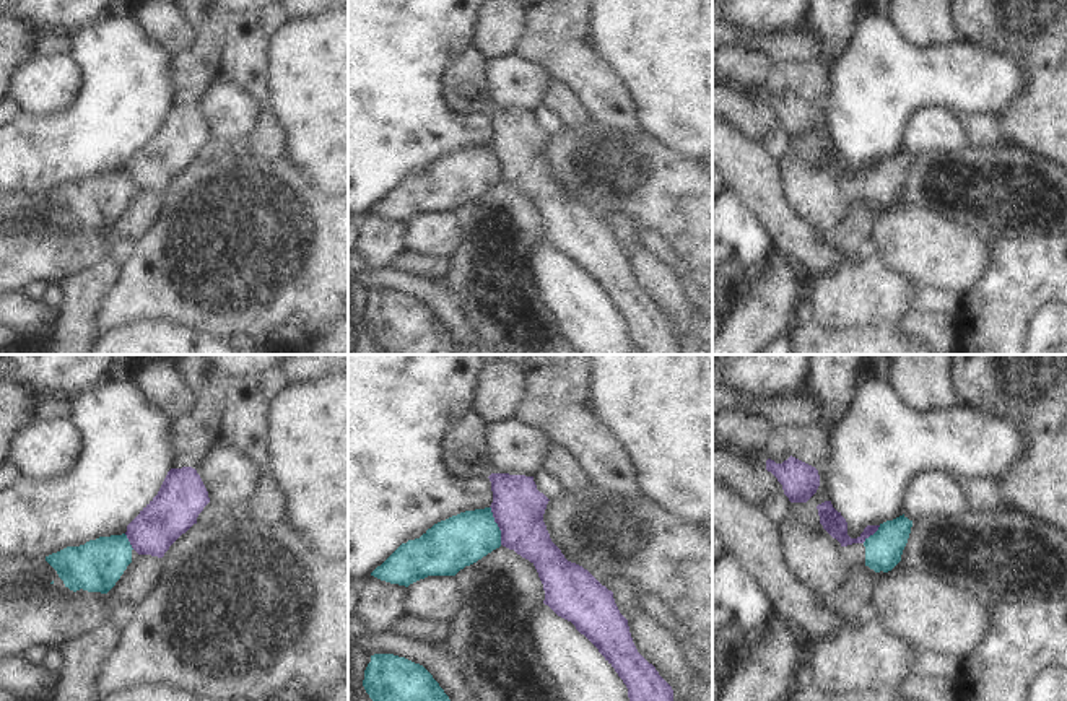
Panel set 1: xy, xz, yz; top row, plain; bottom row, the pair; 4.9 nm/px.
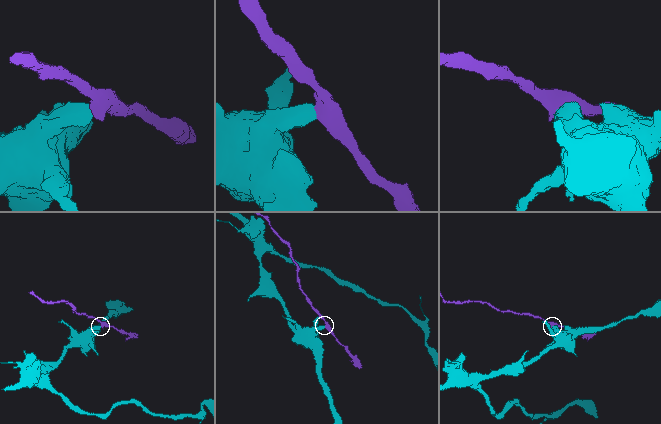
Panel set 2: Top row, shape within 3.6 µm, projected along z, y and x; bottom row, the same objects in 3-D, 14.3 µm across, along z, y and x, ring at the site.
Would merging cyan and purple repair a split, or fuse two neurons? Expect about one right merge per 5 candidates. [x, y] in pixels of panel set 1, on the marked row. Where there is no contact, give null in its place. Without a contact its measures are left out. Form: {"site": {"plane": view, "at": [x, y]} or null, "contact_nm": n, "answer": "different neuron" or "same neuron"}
{"site": {"plane": "xz", "at": [496, 526]}, "contact_nm": 200, "answer": "different neuron"}

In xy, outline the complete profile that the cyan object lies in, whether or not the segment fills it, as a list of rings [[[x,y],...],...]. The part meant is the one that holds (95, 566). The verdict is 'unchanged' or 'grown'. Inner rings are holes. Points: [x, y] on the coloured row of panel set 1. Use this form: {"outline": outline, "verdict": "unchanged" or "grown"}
{"outline": [[[122,533],[67,546],[46,556],[46,561],[70,590],[107,594],[132,563],[132,550],[127,535]]], "verdict": "unchanged"}

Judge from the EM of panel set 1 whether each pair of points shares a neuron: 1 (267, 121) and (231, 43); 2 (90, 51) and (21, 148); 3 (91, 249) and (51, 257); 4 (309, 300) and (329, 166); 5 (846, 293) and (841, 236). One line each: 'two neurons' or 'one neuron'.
1: one neuron
2: one neuron
3: one neuron
4: two neurons
5: one neuron

